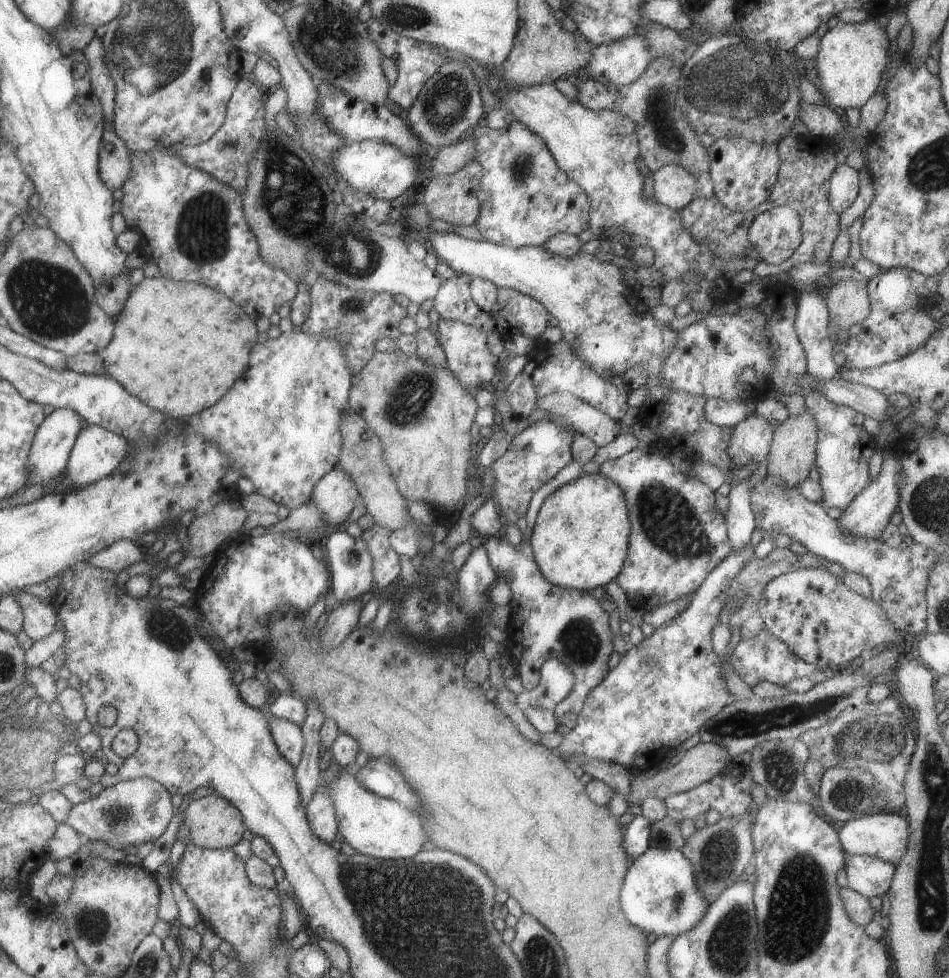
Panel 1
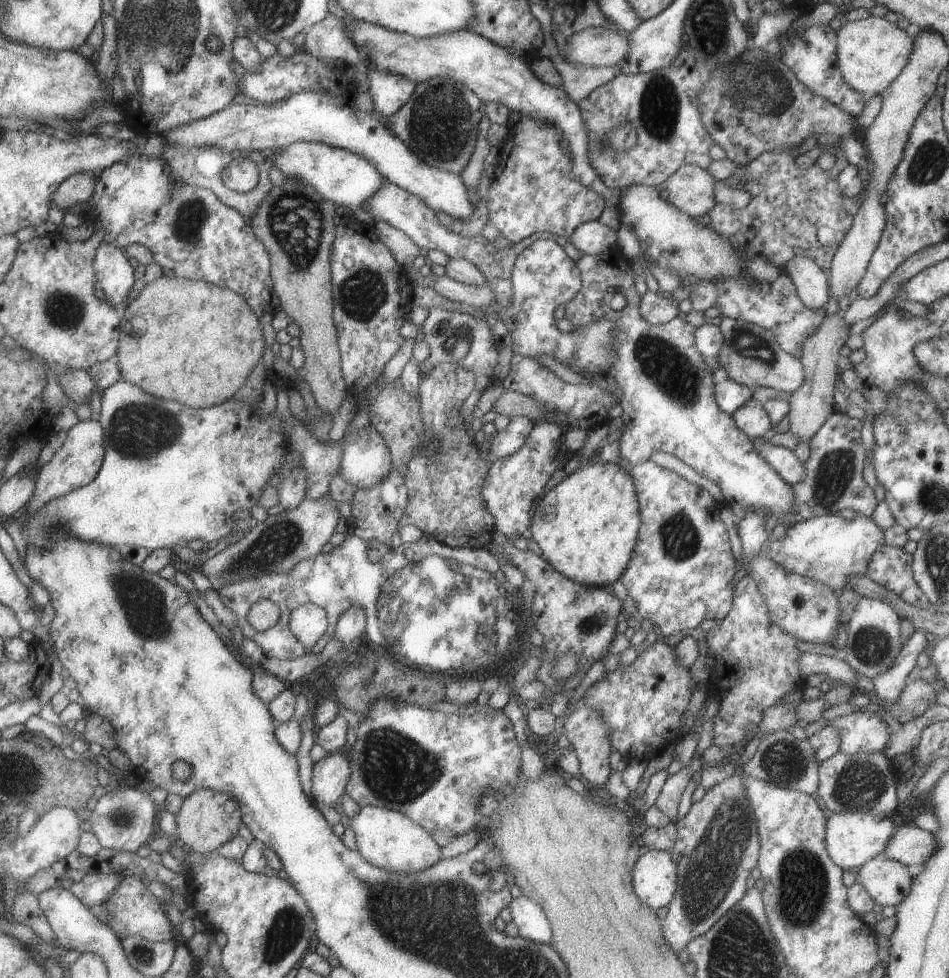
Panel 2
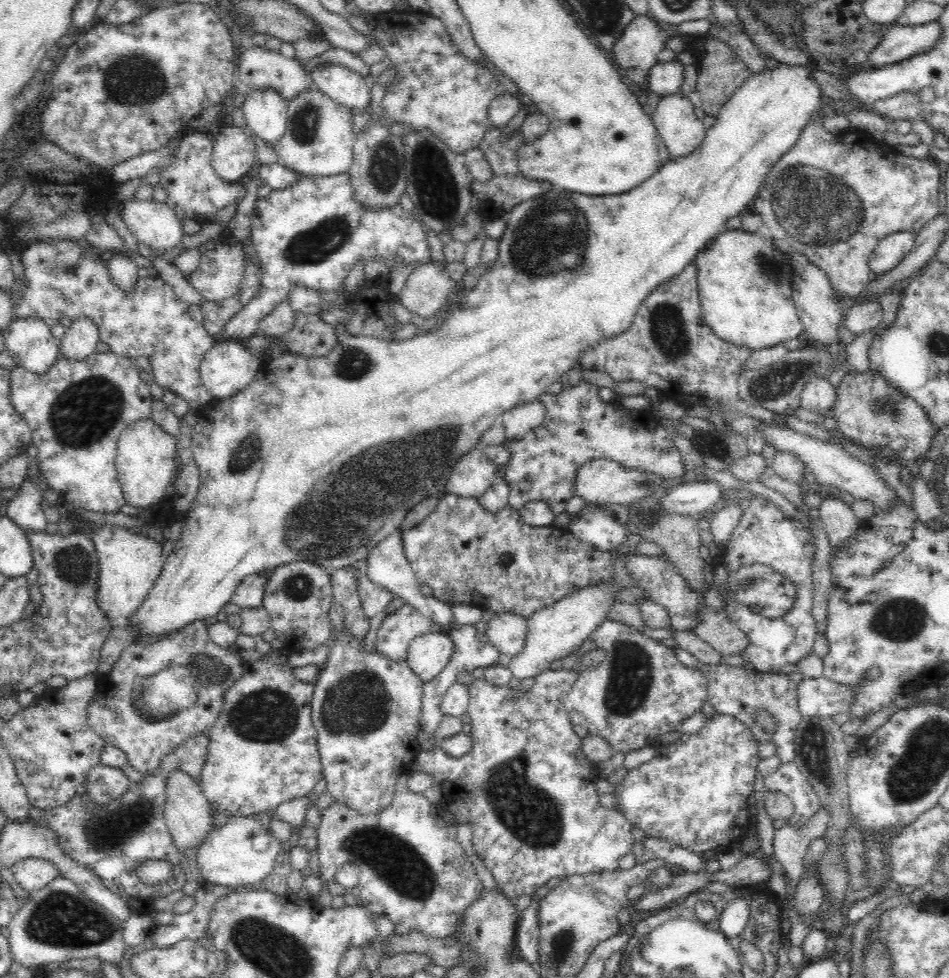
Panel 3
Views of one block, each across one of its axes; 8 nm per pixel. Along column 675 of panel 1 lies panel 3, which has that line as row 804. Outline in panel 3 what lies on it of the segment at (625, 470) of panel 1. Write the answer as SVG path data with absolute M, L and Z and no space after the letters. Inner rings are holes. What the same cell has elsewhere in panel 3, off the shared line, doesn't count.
M600 648L590 650L578 658L576 670L545 670L534 677L534 685L526 692L514 691L510 685L488 684L484 678L474 679L467 686L467 714L472 719L472 751L461 758L452 758L447 757L438 746L434 750L419 750L414 756L410 771L426 772L445 794L456 794L468 804L474 849L509 899L530 896L550 879L561 880L572 875L617 870L619 860L629 852L636 857L636 863L660 859L672 867L682 867L685 874L705 868L702 856L668 840L646 836L637 842L632 836L633 824L624 813L599 804L597 764L583 754L583 739L574 733L563 704L580 671L600 664L606 657L606 652Z

